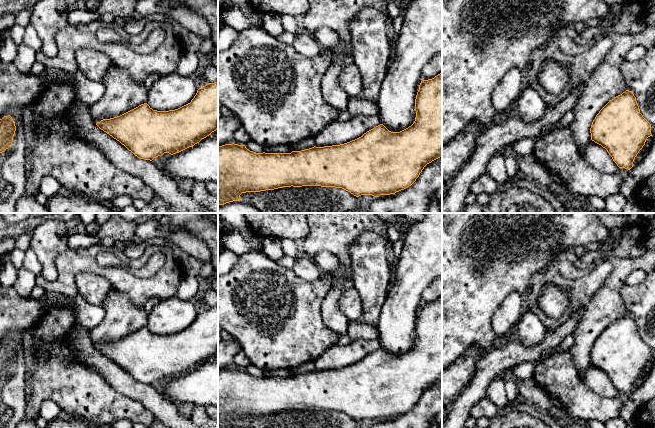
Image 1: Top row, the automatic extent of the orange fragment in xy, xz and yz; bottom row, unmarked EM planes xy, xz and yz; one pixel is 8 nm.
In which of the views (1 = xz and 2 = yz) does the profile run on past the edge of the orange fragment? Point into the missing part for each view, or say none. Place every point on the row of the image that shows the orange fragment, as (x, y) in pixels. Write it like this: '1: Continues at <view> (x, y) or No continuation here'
1: No continuation here
2: No continuation here

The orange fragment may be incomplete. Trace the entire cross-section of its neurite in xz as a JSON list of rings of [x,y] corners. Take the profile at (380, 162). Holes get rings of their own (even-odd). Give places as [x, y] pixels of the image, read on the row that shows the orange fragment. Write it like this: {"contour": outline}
{"contour": [[[442,72],[432,79],[421,81],[415,99],[415,111],[416,117],[414,123],[400,132],[391,132],[383,124],[380,124],[364,133],[361,137],[340,145],[324,147],[314,146],[312,148],[301,151],[292,151],[291,153],[255,153],[247,149],[245,145],[238,145],[234,143],[218,146],[218,205],[224,205],[233,201],[240,201],[240,195],[242,193],[260,192],[291,186],[321,186],[342,188],[356,197],[359,197],[361,195],[372,195],[374,197],[379,197],[380,195],[395,194],[396,192],[404,190],[416,181],[416,179],[419,177],[420,173],[427,164],[442,156]]]}

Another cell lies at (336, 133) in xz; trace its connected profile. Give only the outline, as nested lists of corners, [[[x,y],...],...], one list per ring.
[[[358,115],[347,121],[333,121],[314,136],[315,146],[324,147],[350,142],[380,124],[378,115]]]

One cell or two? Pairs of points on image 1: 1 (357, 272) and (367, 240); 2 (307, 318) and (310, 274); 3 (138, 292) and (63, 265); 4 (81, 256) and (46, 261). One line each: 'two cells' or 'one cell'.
1: one cell
2: two cells
3: one cell
4: two cells

